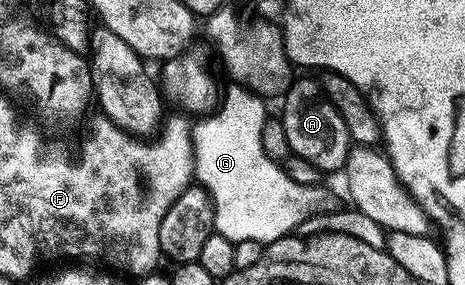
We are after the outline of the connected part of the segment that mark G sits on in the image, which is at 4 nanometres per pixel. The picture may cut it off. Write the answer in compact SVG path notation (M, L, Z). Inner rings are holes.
M243 83L229 84L215 111L191 125L194 176L211 196L214 208L220 209L220 227L214 230L215 235L233 242L253 240L271 246L303 220L337 211L338 204L324 186L294 182L268 157L260 137L265 101Z

